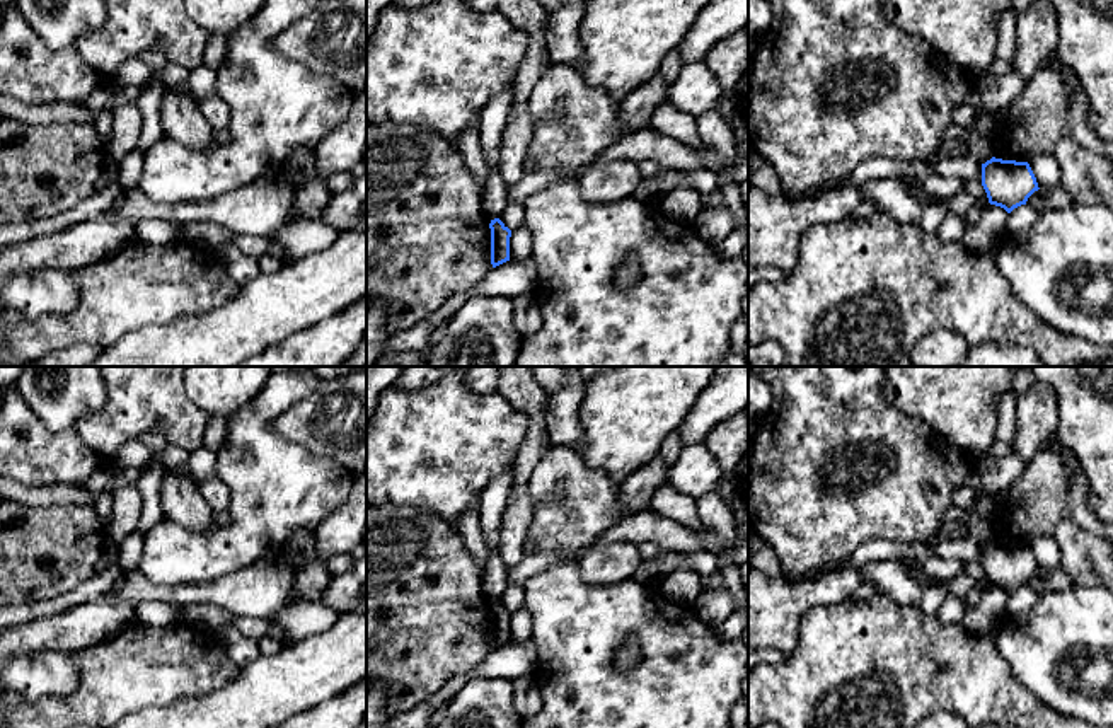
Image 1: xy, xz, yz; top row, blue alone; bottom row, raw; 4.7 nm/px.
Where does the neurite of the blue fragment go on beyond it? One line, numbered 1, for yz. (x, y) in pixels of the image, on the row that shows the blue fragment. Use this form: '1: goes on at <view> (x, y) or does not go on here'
1: does not go on here

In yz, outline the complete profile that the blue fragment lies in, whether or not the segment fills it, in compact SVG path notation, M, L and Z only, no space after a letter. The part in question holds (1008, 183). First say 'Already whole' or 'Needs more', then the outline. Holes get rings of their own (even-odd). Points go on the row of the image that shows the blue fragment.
Already whole. M995 157L982 164L982 186L989 203L1004 208L1007 213L1026 205L1028 198L1040 189L1028 162Z

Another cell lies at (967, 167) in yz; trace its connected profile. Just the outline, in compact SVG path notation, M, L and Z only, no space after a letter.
M963 155L960 159L946 159L936 165L931 165L924 160L905 162L886 157L873 157L861 162L847 179L833 184L825 184L808 198L818 198L845 186L851 188L862 186L871 179L900 177L900 176L924 177L929 174L937 174L943 177L954 176L961 181L982 181L982 162L978 162L975 157L970 155Z

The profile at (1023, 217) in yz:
M1029 205L1014 208L1006 220L1006 234L1026 232L1038 218L1040 211Z

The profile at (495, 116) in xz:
M508 87L489 99L481 113L479 142L491 169L487 191L482 198L484 213L494 220L499 218L508 205L508 188L498 174L501 159L501 140L505 126L510 121L515 89Z

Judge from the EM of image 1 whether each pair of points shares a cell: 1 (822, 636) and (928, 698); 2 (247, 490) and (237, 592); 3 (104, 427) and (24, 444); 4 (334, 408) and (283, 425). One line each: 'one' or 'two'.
1: one
2: two
3: two
4: one

